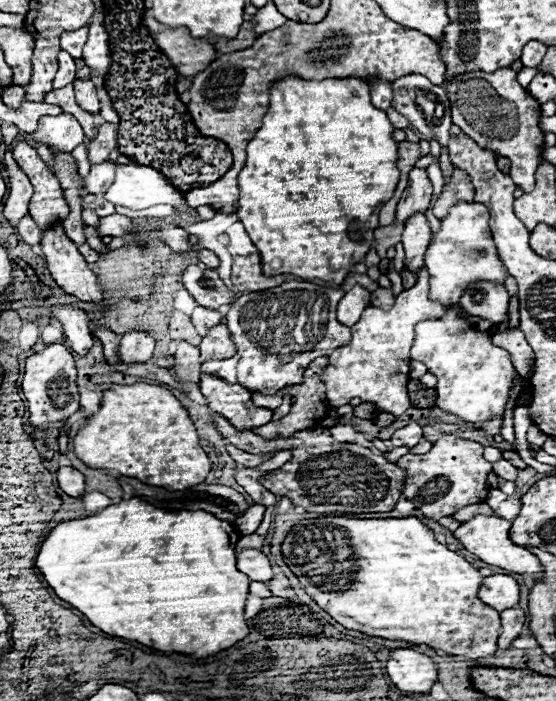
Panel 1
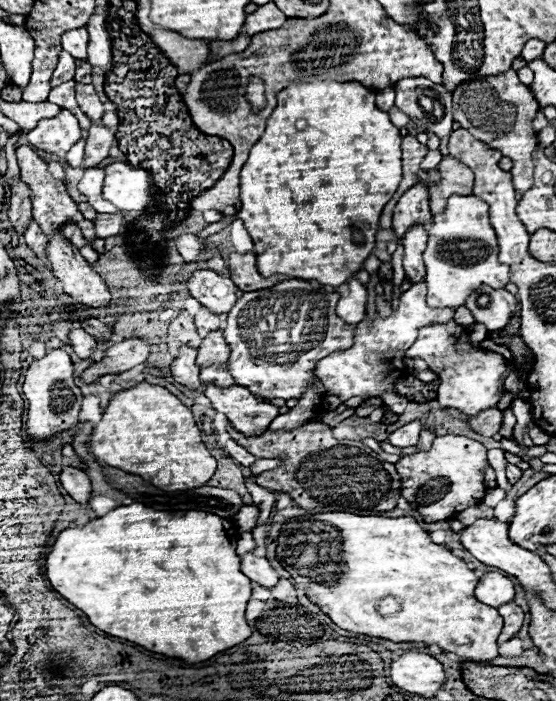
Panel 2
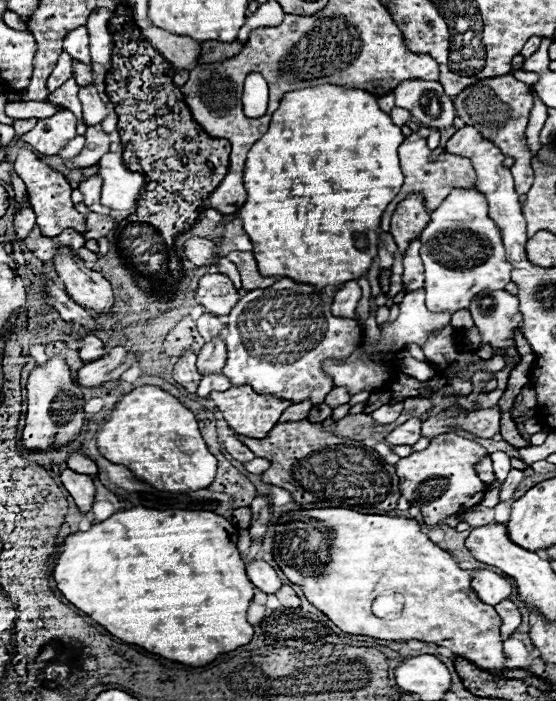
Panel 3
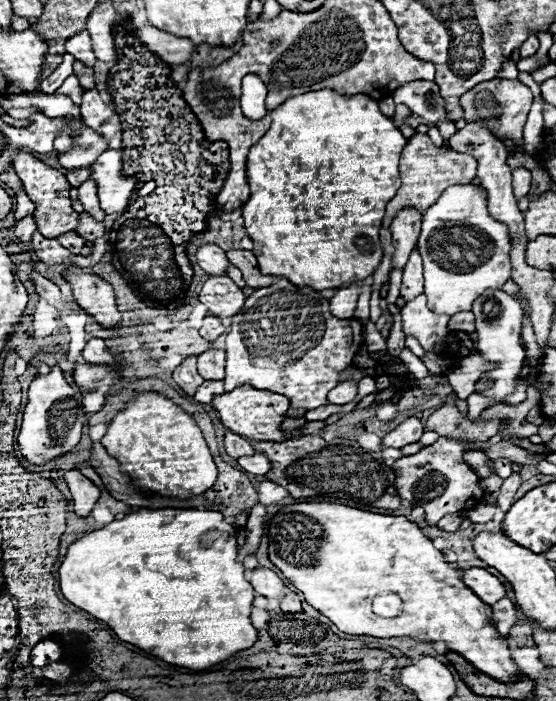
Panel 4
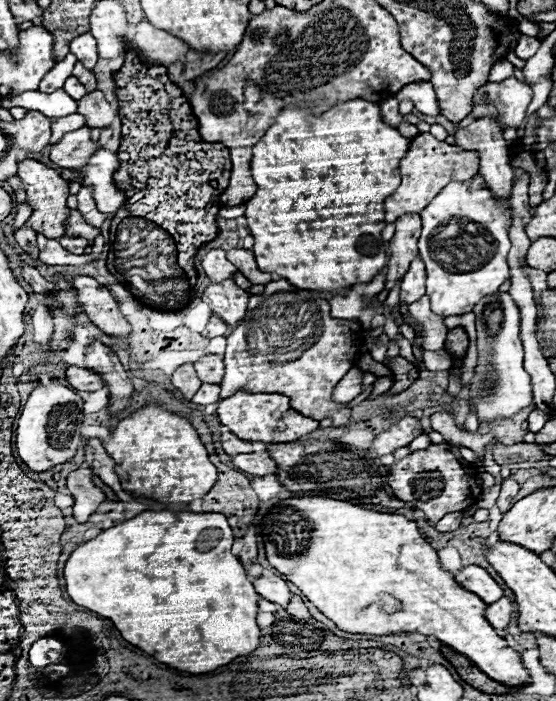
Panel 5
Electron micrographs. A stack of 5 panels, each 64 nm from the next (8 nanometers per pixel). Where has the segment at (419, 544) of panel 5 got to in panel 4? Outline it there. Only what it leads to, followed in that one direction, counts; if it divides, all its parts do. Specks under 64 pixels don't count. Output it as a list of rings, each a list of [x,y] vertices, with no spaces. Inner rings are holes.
[[[294,502],[294,504],[286,504],[282,506],[268,522],[266,522],[266,530],[268,530],[268,540],[270,540],[270,546],[268,546],[268,558],[272,560],[272,564],[284,572],[284,576],[304,594],[306,602],[310,606],[314,606],[316,610],[320,610],[326,618],[330,618],[338,630],[346,632],[346,634],[364,634],[364,636],[374,636],[374,638],[396,638],[396,636],[410,636],[410,638],[420,638],[420,640],[426,640],[426,642],[444,642],[448,646],[448,650],[452,652],[458,652],[462,654],[466,660],[470,660],[478,670],[486,672],[488,676],[494,676],[494,680],[516,680],[522,672],[518,670],[518,666],[514,664],[512,660],[512,652],[508,650],[508,640],[502,638],[492,620],[490,620],[490,612],[492,608],[488,604],[484,604],[478,596],[474,596],[474,592],[470,592],[466,588],[466,584],[462,582],[462,574],[458,574],[456,568],[452,568],[444,554],[440,550],[436,550],[432,546],[432,540],[428,540],[422,530],[418,528],[416,522],[410,522],[406,516],[390,516],[390,514],[374,514],[374,512],[366,512],[366,510],[360,510],[360,508],[352,508],[352,506],[346,506],[346,504],[336,504],[336,502]],[[382,592],[392,592],[392,594],[398,594],[404,602],[404,608],[398,616],[394,618],[382,618],[378,614],[372,612],[372,602],[378,594]]]

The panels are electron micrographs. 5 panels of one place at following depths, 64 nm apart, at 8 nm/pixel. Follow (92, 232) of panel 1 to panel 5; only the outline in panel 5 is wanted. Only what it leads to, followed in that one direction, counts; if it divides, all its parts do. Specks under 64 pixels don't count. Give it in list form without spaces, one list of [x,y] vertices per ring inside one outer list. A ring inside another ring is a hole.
[[[22,160],[18,162],[18,178],[24,184],[26,190],[26,202],[32,206],[32,216],[26,220],[26,226],[34,228],[38,234],[50,236],[50,238],[58,238],[66,232],[64,228],[64,218],[68,212],[66,206],[66,198],[68,198],[68,182],[64,178],[60,178],[60,174],[48,166],[44,166],[38,160]]]

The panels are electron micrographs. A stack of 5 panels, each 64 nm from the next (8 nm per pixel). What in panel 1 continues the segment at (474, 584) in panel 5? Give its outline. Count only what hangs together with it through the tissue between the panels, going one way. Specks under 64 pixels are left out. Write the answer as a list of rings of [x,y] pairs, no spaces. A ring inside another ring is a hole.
[[[508,574],[486,576],[478,590],[478,598],[498,612],[514,608],[518,604],[518,582]]]

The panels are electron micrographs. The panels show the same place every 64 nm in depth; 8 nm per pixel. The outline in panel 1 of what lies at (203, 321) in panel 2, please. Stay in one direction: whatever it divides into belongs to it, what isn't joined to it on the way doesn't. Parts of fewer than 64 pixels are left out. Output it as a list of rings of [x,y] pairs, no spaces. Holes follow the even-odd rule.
[[[198,306],[192,314],[192,324],[196,326],[200,336],[204,336],[210,328],[214,328],[214,324],[220,324],[220,320],[222,320],[222,314],[218,310],[210,310],[204,306]]]

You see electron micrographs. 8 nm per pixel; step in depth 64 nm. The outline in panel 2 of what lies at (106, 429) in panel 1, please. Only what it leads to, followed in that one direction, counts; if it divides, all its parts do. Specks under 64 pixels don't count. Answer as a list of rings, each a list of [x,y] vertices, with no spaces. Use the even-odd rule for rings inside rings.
[[[146,382],[112,396],[90,444],[100,462],[136,472],[164,492],[200,488],[216,470],[216,460],[206,450],[192,412],[166,388]]]

